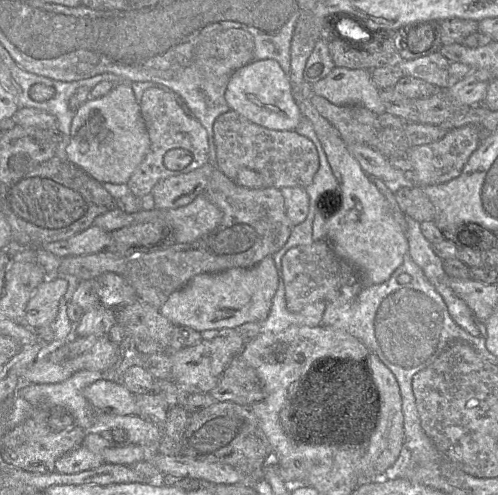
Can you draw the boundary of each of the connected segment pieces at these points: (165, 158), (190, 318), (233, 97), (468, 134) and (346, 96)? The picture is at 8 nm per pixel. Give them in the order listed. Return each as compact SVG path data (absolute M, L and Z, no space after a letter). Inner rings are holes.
M159 87L147 89L139 102L142 118L150 138L150 149L129 178L132 194L141 198L152 192L162 179L191 172L208 162L209 143L206 129L188 116L176 100Z
M272 256L251 268L231 268L221 272L201 273L173 292L160 308L161 314L175 326L188 326L199 332L236 328L264 319L278 288L278 273Z
M273 59L252 60L231 75L225 100L230 108L252 123L279 131L296 131L303 115L292 95L288 76Z
M463 126L449 130L445 136L430 144L410 148L406 155L413 166L411 183L425 187L447 183L458 177L472 153L480 144L479 126Z
M334 67L326 77L313 84L313 92L337 106L357 105L377 115L385 113L385 107L380 99L381 91L373 84L369 70Z

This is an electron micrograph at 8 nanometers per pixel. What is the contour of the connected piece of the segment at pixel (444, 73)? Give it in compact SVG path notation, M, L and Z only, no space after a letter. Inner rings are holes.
M439 51L415 60L404 61L399 58L397 65L404 76L424 80L438 89L445 89L448 85L450 62Z

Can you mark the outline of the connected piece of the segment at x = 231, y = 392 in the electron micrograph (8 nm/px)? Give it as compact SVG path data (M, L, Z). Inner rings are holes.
M239 355L234 356L209 395L214 402L234 402L251 406L264 397L264 390L256 371Z

